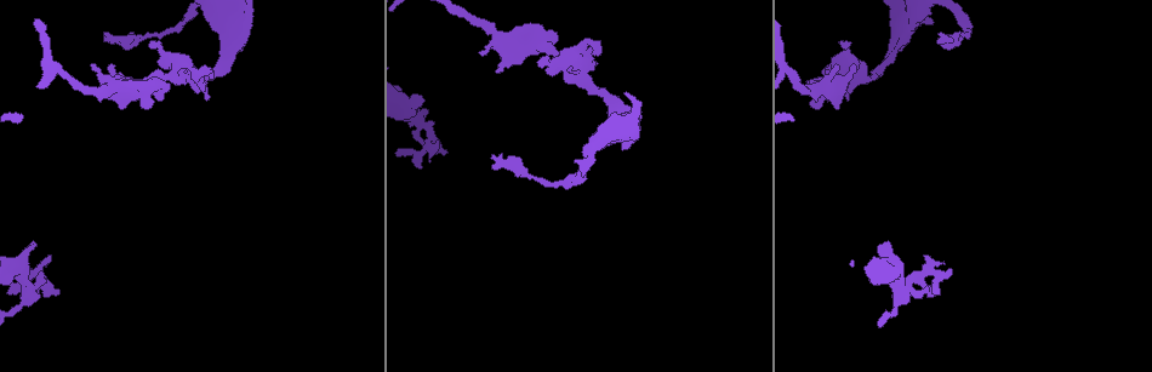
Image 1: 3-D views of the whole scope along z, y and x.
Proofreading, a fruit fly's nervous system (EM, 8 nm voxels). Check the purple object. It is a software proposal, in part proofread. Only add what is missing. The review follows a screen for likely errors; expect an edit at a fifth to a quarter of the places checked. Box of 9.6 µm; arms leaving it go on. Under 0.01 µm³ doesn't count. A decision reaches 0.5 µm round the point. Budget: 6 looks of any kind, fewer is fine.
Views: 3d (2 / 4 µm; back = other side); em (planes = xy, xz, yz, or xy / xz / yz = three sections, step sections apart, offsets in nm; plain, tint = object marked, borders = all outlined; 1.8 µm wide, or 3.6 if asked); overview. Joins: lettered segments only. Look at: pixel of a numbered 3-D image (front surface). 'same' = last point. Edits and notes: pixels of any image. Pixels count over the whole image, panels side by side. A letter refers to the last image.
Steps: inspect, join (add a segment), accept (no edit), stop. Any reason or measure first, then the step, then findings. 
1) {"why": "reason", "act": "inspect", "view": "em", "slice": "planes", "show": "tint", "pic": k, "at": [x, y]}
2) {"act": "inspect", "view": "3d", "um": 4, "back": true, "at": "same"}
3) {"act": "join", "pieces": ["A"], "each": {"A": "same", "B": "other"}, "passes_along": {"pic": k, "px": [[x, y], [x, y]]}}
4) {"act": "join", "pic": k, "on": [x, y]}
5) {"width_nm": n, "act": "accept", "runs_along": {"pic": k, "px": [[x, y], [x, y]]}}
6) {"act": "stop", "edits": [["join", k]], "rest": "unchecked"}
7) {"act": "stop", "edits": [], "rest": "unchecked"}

{"why": "end of a long branch", "act": "inspect", "view": "em", "slice": "planes", "show": "borders", "pic": 1, "at": [494, 155]}

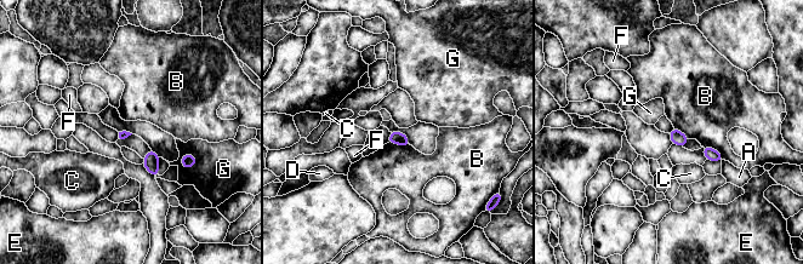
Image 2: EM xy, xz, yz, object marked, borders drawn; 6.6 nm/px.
{"act": "accept", "each": {"A": "other", "B": "other", "C": "other", "D": "other", "E": "other", "F": "other", "G": "other"}, "found": "no lettered segment goes on from it"}

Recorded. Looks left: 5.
{"why": "sharp bend", "act": "inspect", "view": "em", "slice": "planes", "show": "borders", "pic": 1, "at": [188, 79]}

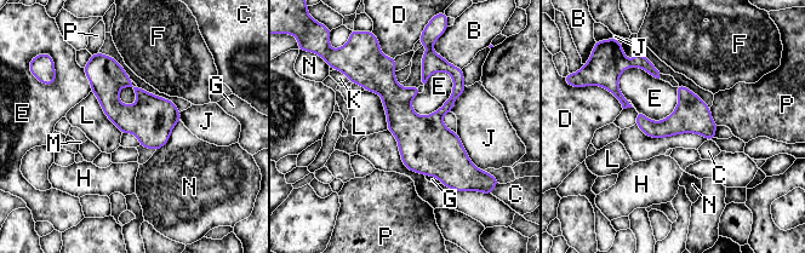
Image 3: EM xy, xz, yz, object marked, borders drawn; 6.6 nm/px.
{"act": "accept", "each": {"B": "other", "C": "other", "D": "other", "E": "other", "F": "other", "G": "other", "H": "other", "J": "other", "K": "other", "L": "other", "M": "other", "N": "other", "P": "other"}, "border": {"pic": 3, "px": [[449, 73], [450, 97], [414, 111]]}, "found": "none of them fits"}

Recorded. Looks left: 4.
{"why": "abrupt turn", "act": "inspect", "view": "em", "slice": "planes", "show": "borders", "pic": 1, "at": [421, 124]}

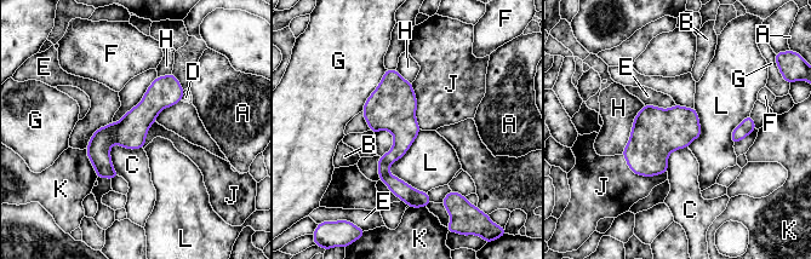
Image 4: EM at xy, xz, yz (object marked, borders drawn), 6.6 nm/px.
{"width_nm": 220, "act": "accept", "each": {"A": "other", "B": "other", "C": "other", "D": "other", "E": "other", "F": "other", "G": "other", "H": "other", "J": "other", "K": "other", "L": "other"}, "found": "none of them fits"}

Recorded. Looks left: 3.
{"act": "stop", "edits": [], "rest": "unchecked"}

